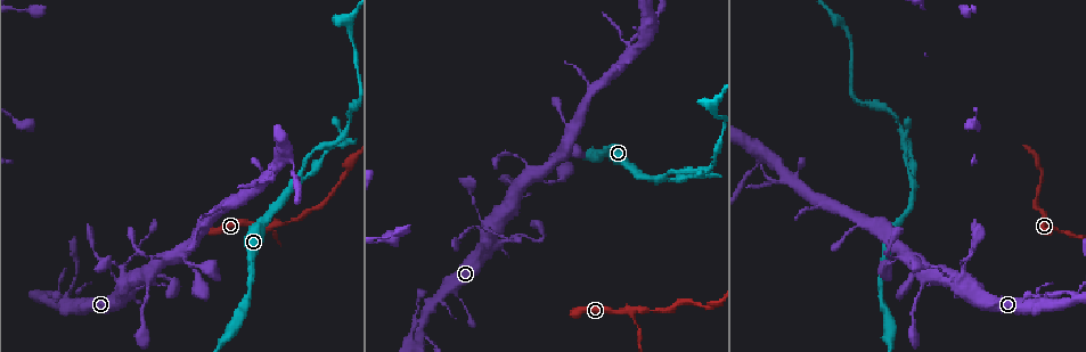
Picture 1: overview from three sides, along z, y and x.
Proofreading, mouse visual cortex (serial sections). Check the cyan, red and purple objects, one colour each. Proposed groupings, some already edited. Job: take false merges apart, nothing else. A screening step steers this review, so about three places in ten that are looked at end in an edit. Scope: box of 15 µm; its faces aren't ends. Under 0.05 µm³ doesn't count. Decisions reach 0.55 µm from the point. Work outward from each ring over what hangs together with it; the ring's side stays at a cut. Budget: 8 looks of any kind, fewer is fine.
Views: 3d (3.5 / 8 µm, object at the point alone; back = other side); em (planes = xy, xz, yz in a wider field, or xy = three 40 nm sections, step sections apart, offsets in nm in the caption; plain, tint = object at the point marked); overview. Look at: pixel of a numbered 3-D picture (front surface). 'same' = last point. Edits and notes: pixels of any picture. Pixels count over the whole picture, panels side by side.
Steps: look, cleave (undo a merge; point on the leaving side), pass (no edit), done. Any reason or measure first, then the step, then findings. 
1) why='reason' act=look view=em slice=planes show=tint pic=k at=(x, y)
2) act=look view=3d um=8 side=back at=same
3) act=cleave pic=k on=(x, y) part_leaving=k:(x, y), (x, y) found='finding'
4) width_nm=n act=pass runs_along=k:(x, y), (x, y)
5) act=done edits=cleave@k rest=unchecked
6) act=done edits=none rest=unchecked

why='thick turns thin' act=look view=3d um=8 pic=1 at=(922, 281)

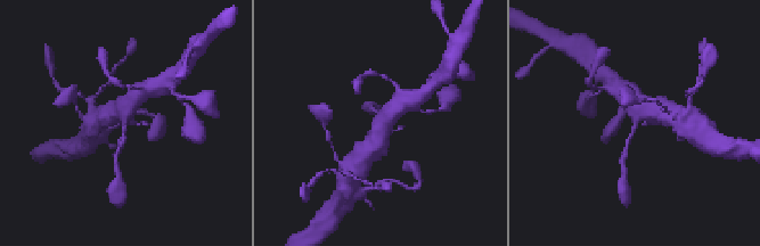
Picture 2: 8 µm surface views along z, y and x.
why='closer look' act=look view=3d um=3.5 side=back pic=2 at=(640, 119)

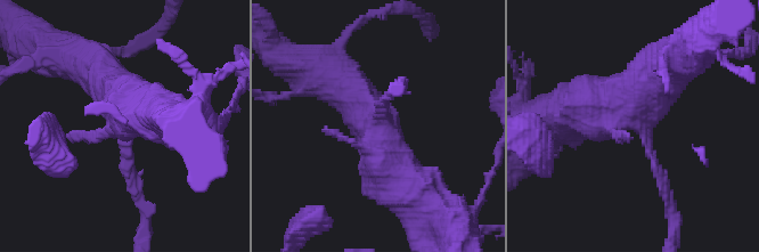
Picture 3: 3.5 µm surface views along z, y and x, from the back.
act=pass runs_along=3:(408, 188), (359, 102), (332, 81) found='all the same cell'

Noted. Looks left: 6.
why='thin neck' act=look view=3d um=3.5 side=back pic=1 at=(473, 227)

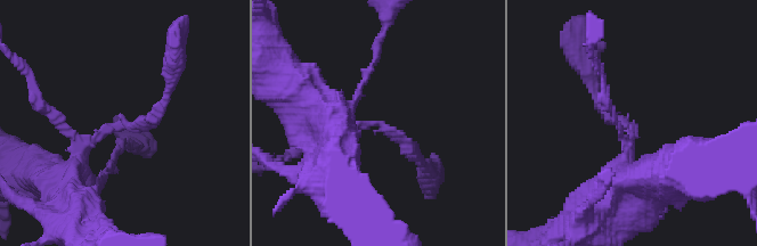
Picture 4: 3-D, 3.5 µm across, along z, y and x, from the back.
arm_widths_nm=200,250 why='need the tissue' act=look view=em slice=xy step=2 show=tint pic=4 at=(632, 128)

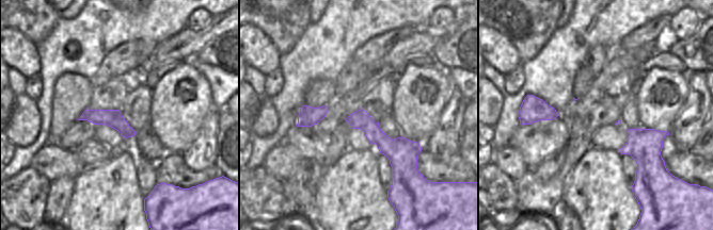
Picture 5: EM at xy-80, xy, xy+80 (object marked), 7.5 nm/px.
width_nm=140 act=pass runs_along=5:(83, 117), (112, 117), (131, 133) found='one cell here'

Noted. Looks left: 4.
why='two arms at a narrow angle' act=look view=3d um=3.5 pic=1 at=(663, 180)

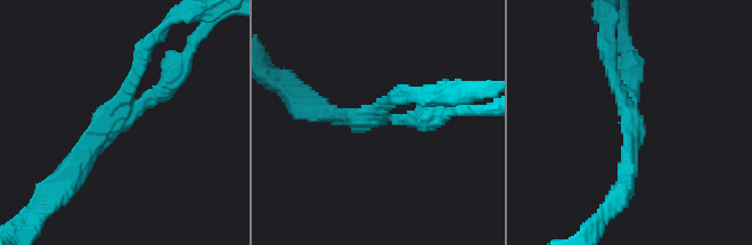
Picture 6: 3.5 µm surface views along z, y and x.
arms=3 arm_widths_nm=200,250,300 act=look view=em slice=planes show=tint pic=6 at=(377, 114)

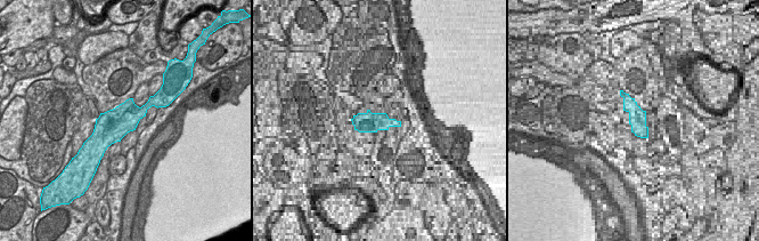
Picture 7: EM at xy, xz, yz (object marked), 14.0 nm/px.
act=cleave pic=6 on=(636, 71) part_leaving=6:(634, 100), (630, 56), (621, 27) found='a second cell is stuck on'

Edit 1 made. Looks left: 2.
why='three arms meet' act=look view=3d um=3.5 side=back pic=1 at=(630, 311)

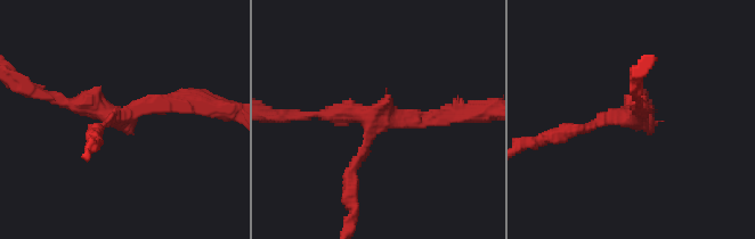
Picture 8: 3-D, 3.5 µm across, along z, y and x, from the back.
arms=3 arm_widths_nm=150,200,200 why='shape alone is not enough' act=look view=em slice=xy step=1 show=tint pic=8 at=(122, 118)

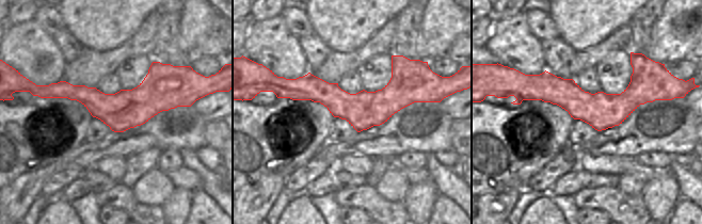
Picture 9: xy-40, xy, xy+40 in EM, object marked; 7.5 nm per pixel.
width_nm=280 act=pass runs_along=8:(195, 101), (107, 116), (48, 98) found='one cell here'

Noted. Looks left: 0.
act=done edits=cleave@6 rest=unchecked

